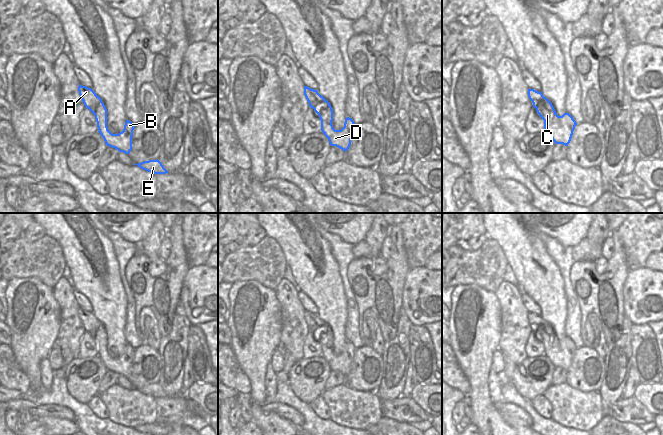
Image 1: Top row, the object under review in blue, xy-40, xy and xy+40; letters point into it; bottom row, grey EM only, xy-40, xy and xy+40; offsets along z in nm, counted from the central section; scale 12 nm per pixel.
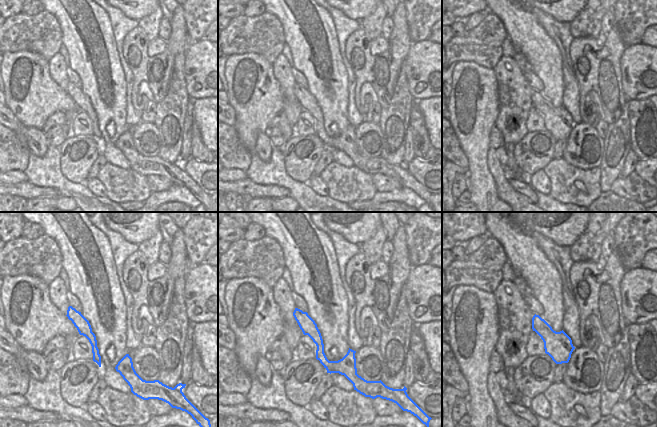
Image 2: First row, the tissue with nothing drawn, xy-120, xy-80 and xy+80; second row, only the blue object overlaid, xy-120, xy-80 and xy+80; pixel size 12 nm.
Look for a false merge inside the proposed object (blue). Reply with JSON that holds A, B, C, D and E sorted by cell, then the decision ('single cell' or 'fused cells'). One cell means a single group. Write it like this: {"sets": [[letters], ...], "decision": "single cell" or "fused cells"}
{"sets": [["A", "B", "C", "D", "E"]], "decision": "single cell"}

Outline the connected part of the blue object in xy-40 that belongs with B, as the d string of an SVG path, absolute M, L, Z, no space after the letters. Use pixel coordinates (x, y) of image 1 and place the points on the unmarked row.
M80 308L78 315L85 331L95 339L98 356L106 369L117 373L119 376L129 378L132 374L132 360L135 349L126 344L123 355L119 358L112 358L107 351L107 333L101 322L91 312Z

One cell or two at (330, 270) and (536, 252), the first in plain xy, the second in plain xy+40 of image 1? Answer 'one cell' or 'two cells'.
one cell

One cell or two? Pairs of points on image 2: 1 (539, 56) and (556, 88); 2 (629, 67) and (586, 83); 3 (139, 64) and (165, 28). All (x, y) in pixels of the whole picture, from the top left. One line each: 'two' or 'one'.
1: one
2: two
3: two

